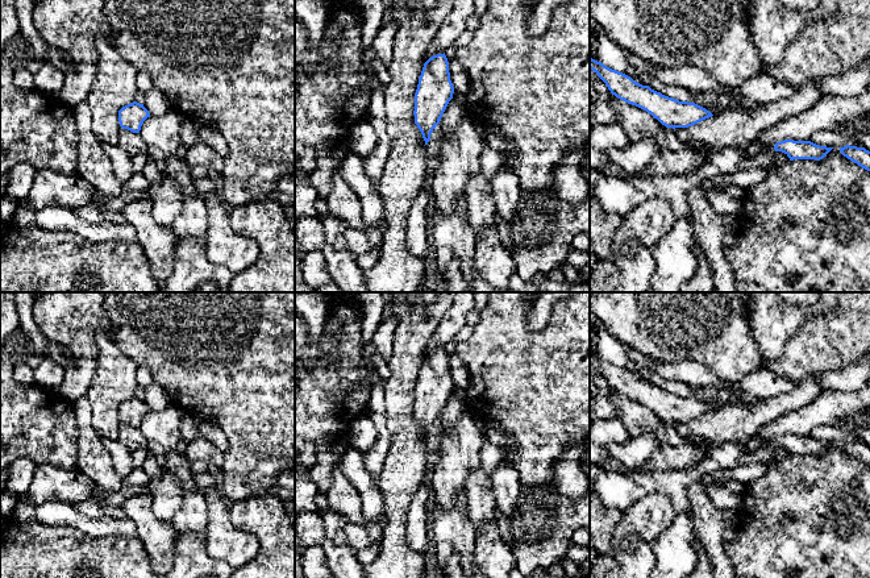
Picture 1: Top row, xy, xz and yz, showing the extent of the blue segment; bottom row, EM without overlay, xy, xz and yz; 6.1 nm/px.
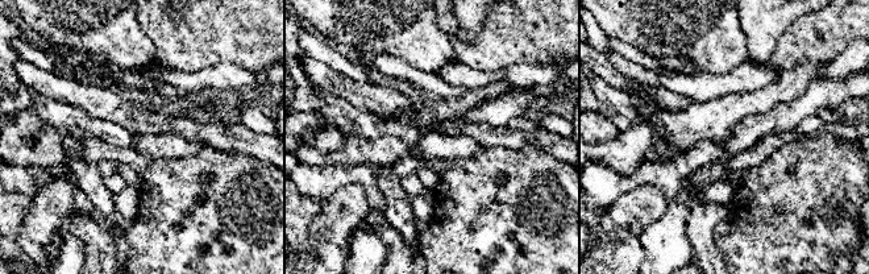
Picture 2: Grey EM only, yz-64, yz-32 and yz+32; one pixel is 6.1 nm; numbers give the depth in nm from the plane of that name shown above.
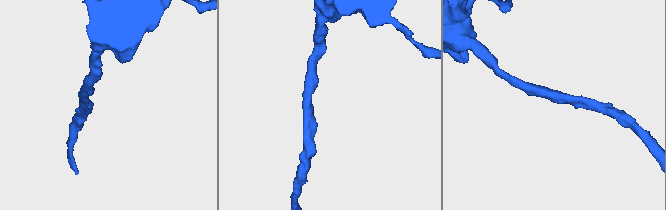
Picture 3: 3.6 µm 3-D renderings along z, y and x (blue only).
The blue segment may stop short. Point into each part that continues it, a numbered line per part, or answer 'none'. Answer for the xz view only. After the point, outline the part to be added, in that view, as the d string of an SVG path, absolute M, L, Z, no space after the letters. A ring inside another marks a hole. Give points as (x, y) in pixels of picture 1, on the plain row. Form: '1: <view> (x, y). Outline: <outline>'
none

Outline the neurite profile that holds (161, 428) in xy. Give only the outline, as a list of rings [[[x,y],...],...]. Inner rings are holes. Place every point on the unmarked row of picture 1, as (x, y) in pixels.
[[[176,406],[147,412],[140,425],[151,456],[163,466],[167,453],[180,444],[180,423],[187,413]]]

